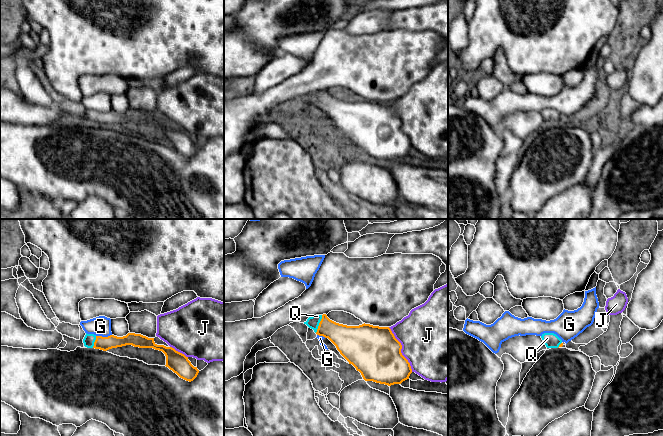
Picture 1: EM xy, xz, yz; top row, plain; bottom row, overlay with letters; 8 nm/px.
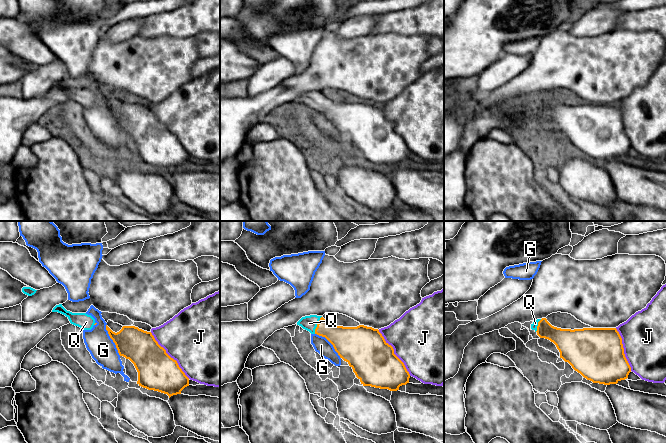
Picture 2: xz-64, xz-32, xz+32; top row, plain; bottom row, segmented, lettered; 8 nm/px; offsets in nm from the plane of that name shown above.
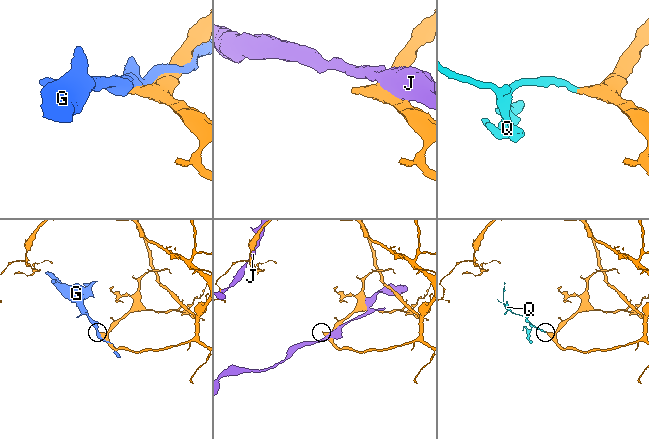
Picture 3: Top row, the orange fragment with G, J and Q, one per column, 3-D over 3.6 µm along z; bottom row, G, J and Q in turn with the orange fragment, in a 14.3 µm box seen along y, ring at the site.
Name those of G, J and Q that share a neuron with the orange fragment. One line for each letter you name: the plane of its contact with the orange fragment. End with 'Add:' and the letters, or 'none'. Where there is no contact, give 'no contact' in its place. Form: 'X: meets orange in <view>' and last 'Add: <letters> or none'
Q: meets orange in xz
Add: Q

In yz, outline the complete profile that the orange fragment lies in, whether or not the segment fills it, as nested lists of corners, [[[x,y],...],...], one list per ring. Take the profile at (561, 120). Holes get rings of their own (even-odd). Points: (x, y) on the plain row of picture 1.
[[[544,109],[541,114],[547,124],[558,124],[563,122],[562,116],[554,109]]]

